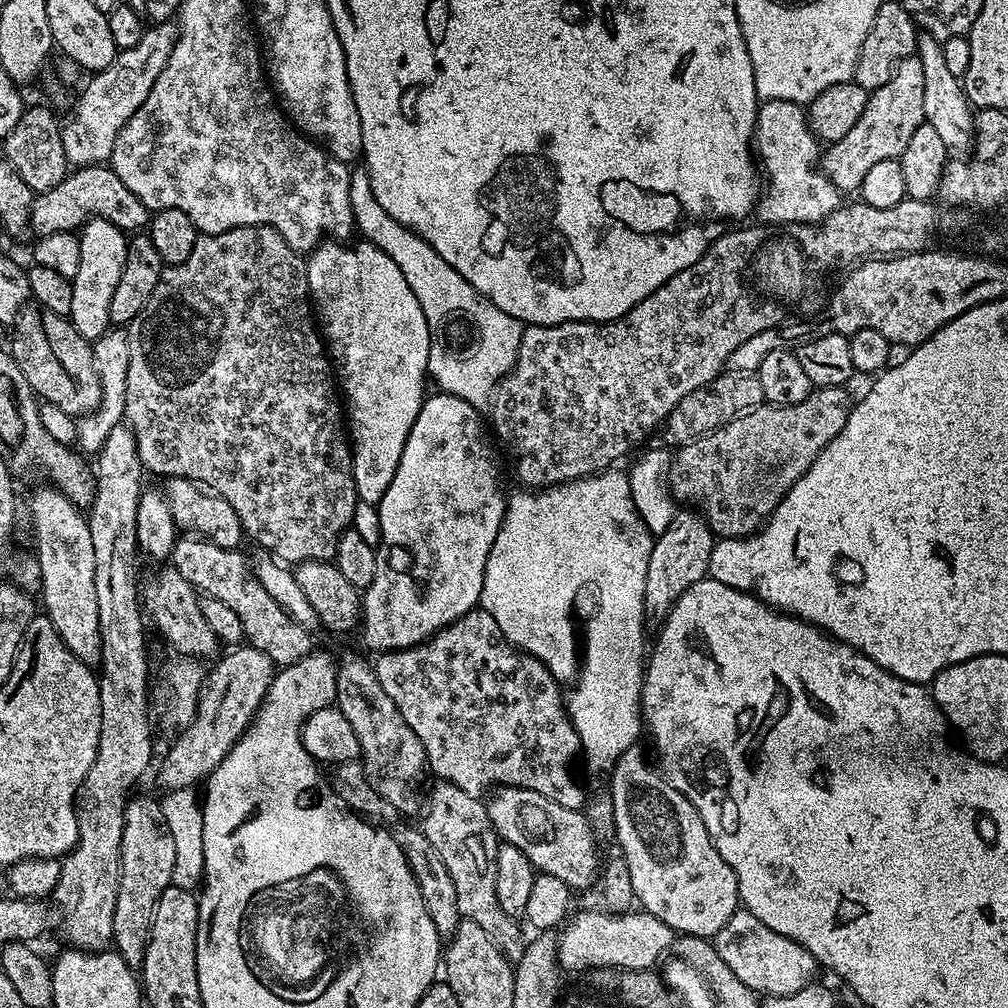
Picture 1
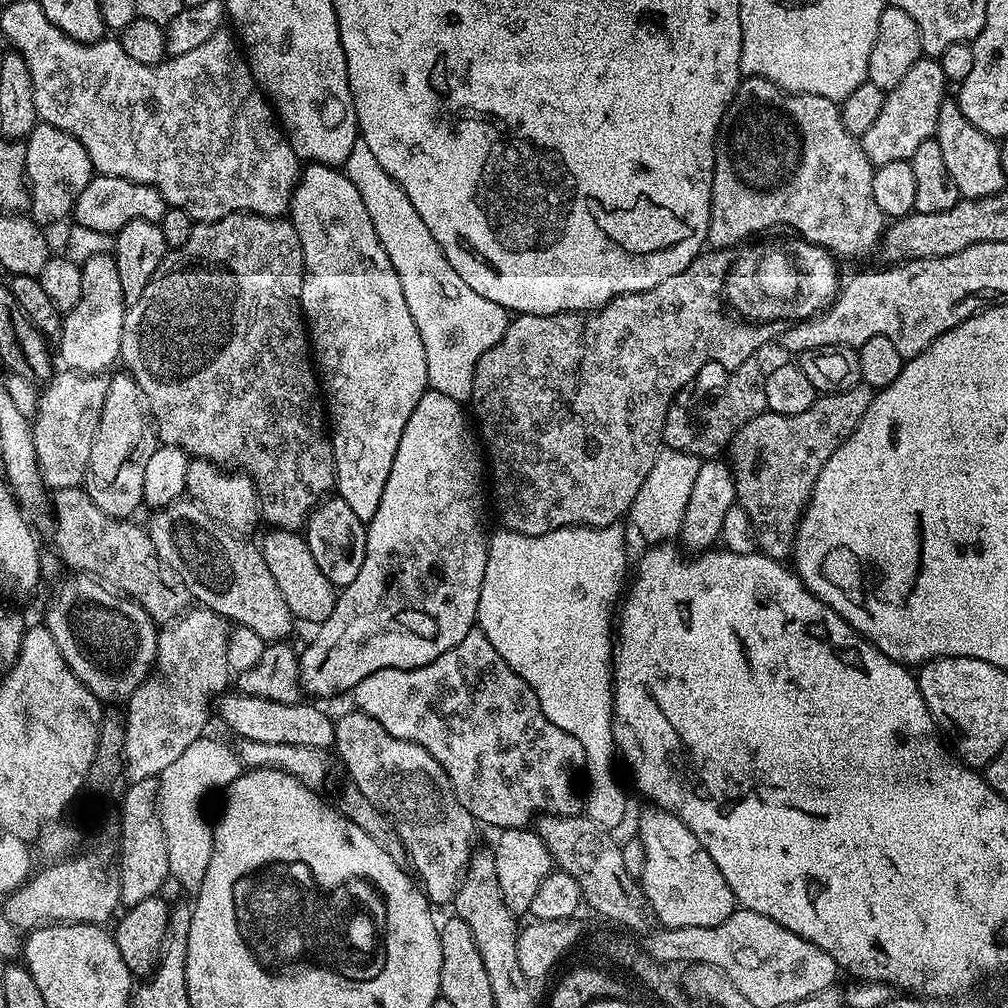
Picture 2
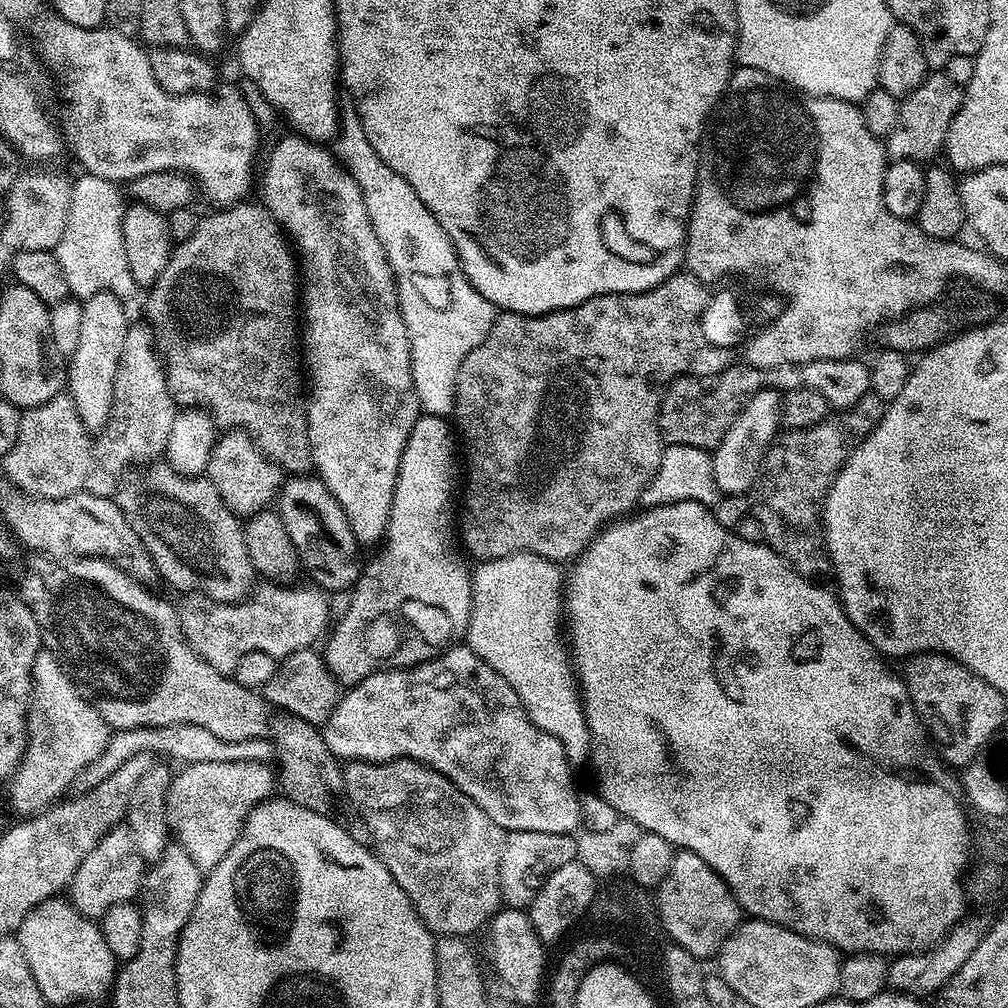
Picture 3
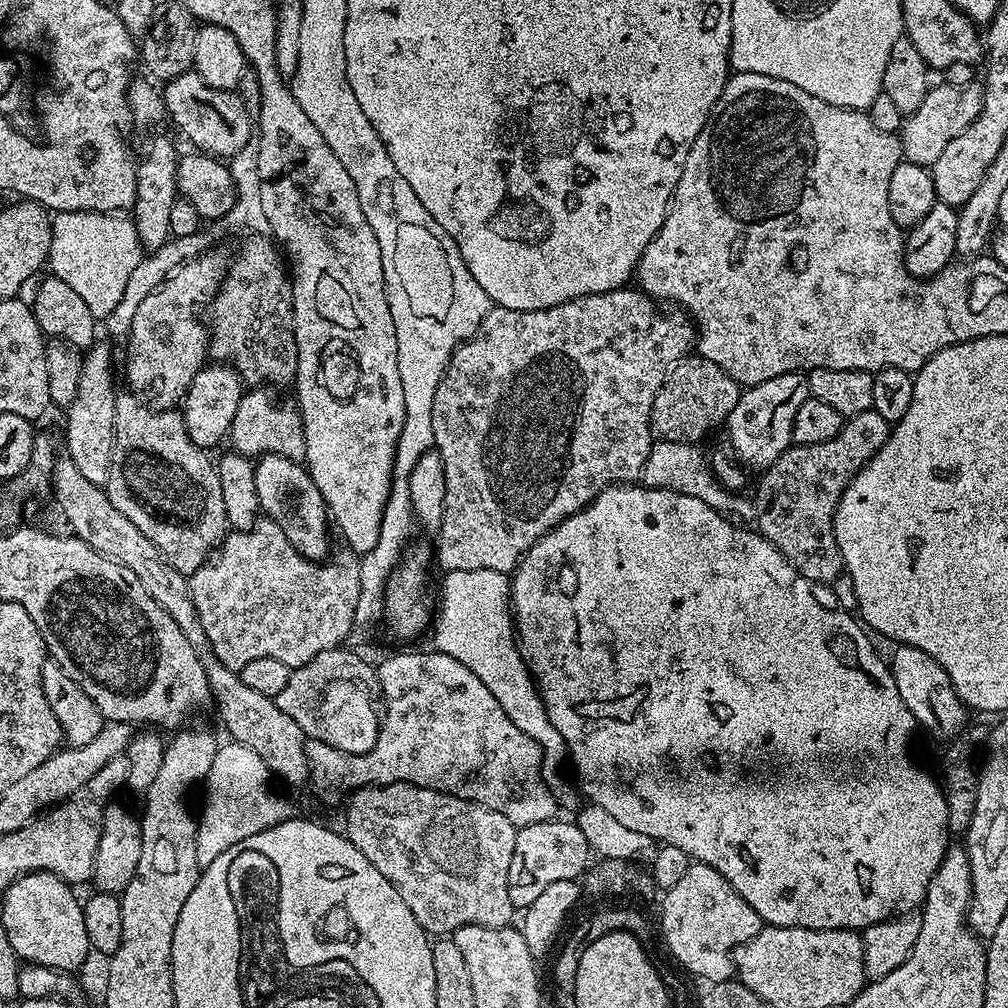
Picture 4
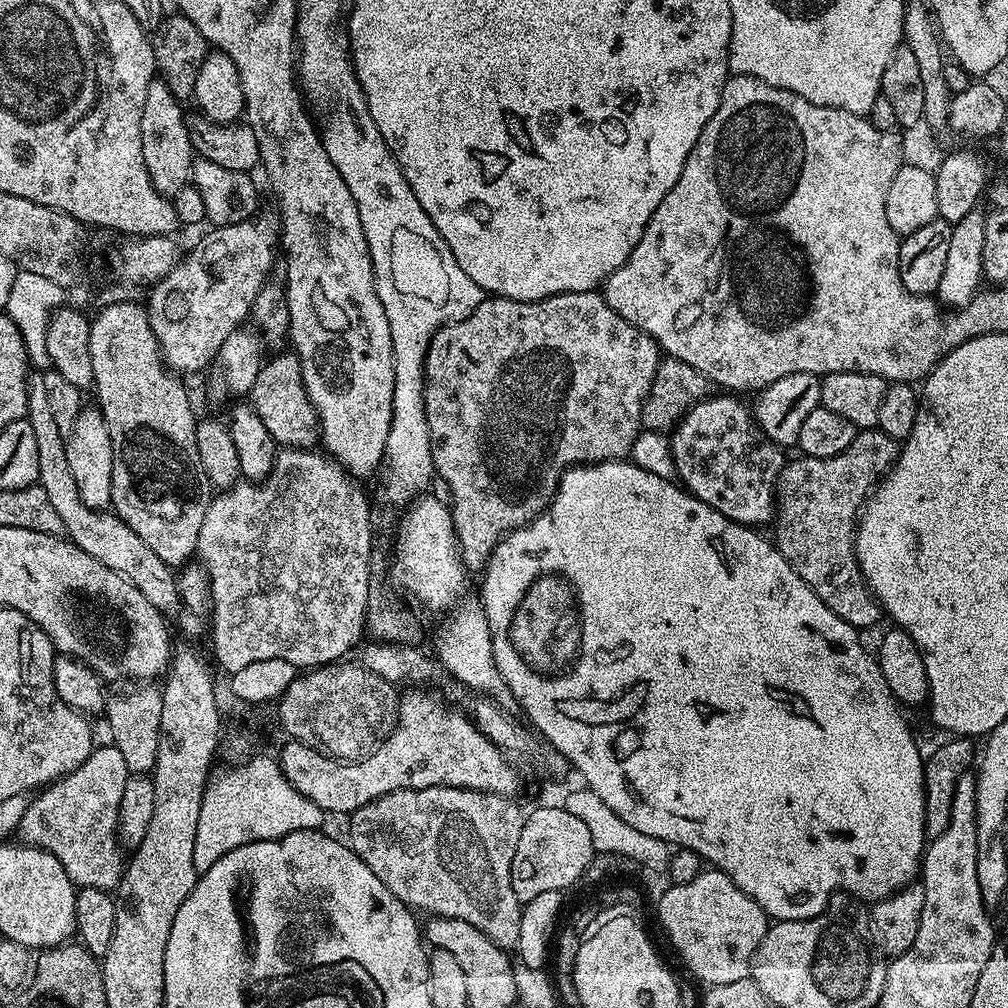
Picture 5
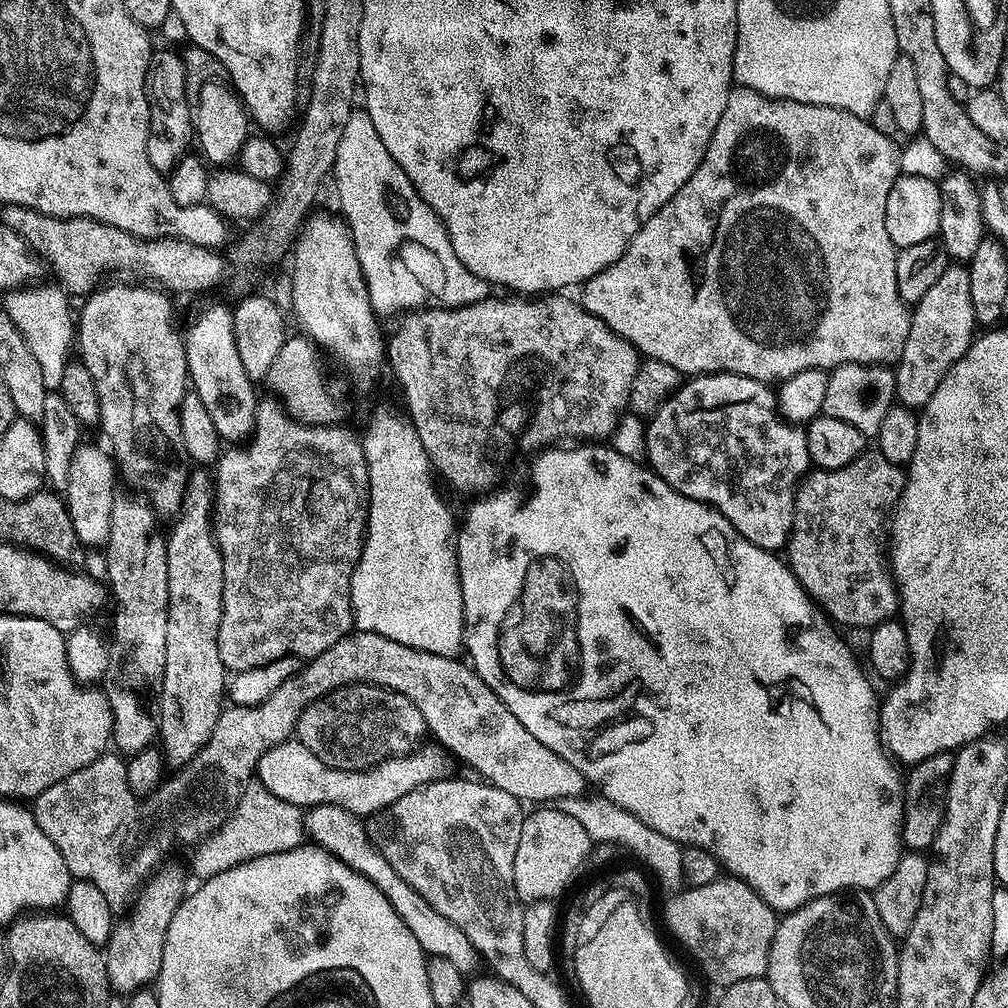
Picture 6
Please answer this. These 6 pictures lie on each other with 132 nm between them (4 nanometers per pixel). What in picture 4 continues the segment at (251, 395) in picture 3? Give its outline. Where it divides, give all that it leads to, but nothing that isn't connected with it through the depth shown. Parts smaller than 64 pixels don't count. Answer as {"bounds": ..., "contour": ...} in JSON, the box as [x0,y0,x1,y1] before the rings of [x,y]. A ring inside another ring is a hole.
{"bounds":[206,235,298,386],"contour":[[[253,235],[240,248],[236,257],[231,257],[224,274],[224,281],[216,291],[212,303],[206,308],[208,350],[211,359],[227,362],[235,368],[241,381],[248,386],[291,385],[296,378],[298,346],[296,328],[292,325],[292,281],[286,260],[271,239]]]}

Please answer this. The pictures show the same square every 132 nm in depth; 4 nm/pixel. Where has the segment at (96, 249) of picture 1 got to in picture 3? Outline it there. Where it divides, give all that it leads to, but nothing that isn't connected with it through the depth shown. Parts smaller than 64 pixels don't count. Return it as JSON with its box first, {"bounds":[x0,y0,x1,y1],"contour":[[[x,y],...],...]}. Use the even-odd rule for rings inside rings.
{"bounds":[66,293,130,434],"contour":[[[96,293],[85,299],[83,305],[78,350],[74,350],[66,364],[66,392],[71,396],[85,429],[96,434],[106,426],[112,413],[114,374],[118,370],[118,358],[122,354],[122,342],[126,342],[130,319],[124,313],[125,301],[113,293]]]}

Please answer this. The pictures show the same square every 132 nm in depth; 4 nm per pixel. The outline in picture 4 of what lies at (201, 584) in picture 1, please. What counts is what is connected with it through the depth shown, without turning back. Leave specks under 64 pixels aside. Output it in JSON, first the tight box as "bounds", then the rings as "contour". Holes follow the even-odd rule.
{"bounds":[106,394,230,574],"contour":[[[136,394],[117,395],[114,438],[112,439],[112,461],[110,478],[106,485],[108,501],[114,510],[126,514],[154,546],[174,566],[174,570],[185,574],[197,572],[212,553],[224,541],[230,525],[226,518],[226,506],[222,506],[222,482],[216,472],[213,457],[199,448],[186,430],[184,413],[180,410],[157,410],[147,408]]]}

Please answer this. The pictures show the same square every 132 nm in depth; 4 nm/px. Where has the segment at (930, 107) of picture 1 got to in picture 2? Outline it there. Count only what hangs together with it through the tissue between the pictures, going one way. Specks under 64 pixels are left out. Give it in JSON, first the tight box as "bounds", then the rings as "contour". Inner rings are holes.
{"bounds":[935,98,1006,200],"contour":[[[946,98],[938,110],[938,126],[935,140],[942,150],[942,158],[946,161],[946,171],[954,178],[954,186],[958,186],[961,197],[965,200],[986,198],[1003,191],[1006,187],[1006,173],[1002,168],[1000,144],[993,137],[982,134],[978,126],[970,126],[966,116],[962,114],[959,103],[955,99]]]}

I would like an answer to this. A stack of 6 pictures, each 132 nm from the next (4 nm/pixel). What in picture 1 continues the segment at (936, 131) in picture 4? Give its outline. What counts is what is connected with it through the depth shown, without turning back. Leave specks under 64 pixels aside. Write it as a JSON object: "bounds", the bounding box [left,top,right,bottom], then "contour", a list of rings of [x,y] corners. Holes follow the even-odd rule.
{"bounds":[819,54,924,194],"contour":[[[913,54],[896,67],[892,80],[886,82],[886,86],[878,86],[878,90],[869,92],[866,110],[862,110],[862,118],[854,122],[854,127],[843,138],[831,141],[823,149],[819,167],[825,176],[832,179],[833,186],[841,194],[859,193],[862,178],[866,178],[866,174],[878,162],[899,160],[914,130],[924,123],[922,93],[922,62],[919,56]]]}

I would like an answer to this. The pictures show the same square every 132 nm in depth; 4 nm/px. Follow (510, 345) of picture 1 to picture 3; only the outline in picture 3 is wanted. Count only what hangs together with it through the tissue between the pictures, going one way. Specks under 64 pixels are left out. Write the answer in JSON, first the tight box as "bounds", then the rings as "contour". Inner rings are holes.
{"bounds":[334,102,498,417],"contour":[[[350,102],[343,105],[340,114],[340,133],[336,135],[334,141],[334,155],[342,167],[348,171],[350,178],[354,178],[354,182],[358,182],[358,190],[362,190],[362,198],[366,202],[366,214],[370,214],[370,226],[374,226],[374,234],[378,234],[378,242],[382,242],[382,250],[392,267],[392,273],[396,279],[396,293],[398,294],[398,302],[402,310],[402,318],[406,322],[406,334],[410,338],[412,377],[414,378],[416,397],[420,403],[420,411],[429,416],[451,417],[456,403],[456,379],[458,378],[458,370],[462,366],[462,362],[466,362],[466,354],[470,354],[470,350],[474,350],[474,346],[482,346],[486,334],[490,334],[492,323],[496,321],[498,315],[498,309],[485,296],[478,294],[476,287],[468,281],[464,273],[464,268],[461,266],[458,257],[456,257],[456,248],[450,242],[446,230],[442,230],[438,218],[434,218],[434,214],[430,214],[430,210],[426,210],[422,198],[418,198],[418,194],[414,194],[414,186],[410,186],[410,182],[406,182],[406,178],[402,178],[402,174],[394,174],[394,170],[390,170],[390,166],[386,166],[386,162],[382,162],[382,158],[378,158],[378,150],[374,150],[374,146],[370,146],[370,138],[366,138],[366,130],[362,130],[362,122],[358,118],[356,107]]]}

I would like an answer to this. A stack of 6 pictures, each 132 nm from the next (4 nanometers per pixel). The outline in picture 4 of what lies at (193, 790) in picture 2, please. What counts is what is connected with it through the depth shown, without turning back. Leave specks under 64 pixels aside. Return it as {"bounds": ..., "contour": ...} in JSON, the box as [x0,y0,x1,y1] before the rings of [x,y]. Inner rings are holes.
{"bounds":[196,743,294,866],"contour":[[[221,743],[214,754],[214,766],[210,766],[206,781],[208,793],[204,796],[204,813],[199,813],[196,825],[196,849],[201,866],[214,862],[218,854],[226,854],[230,846],[238,846],[242,838],[250,838],[294,816],[291,806],[272,789],[274,777],[266,762],[262,762],[250,746],[227,743]]]}

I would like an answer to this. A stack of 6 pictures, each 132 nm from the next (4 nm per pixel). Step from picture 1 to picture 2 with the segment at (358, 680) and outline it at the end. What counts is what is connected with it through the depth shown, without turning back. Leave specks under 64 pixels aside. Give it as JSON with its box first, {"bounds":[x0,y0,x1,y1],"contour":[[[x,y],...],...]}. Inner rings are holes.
{"bounds":[334,711,478,905],"contour":[[[351,711],[346,713],[341,720],[335,721],[334,752],[340,755],[340,760],[344,763],[349,778],[352,779],[349,781],[362,793],[364,799],[369,800],[374,807],[388,815],[392,827],[400,835],[407,863],[412,863],[411,871],[418,877],[424,895],[433,905],[451,905],[455,901],[456,891],[464,882],[468,861],[472,859],[474,849],[477,847],[475,844],[478,822],[469,814],[466,806],[458,802],[458,794],[452,789],[450,778],[429,752],[422,750],[422,746],[414,742],[394,738],[377,720],[370,718],[365,712]]]}

